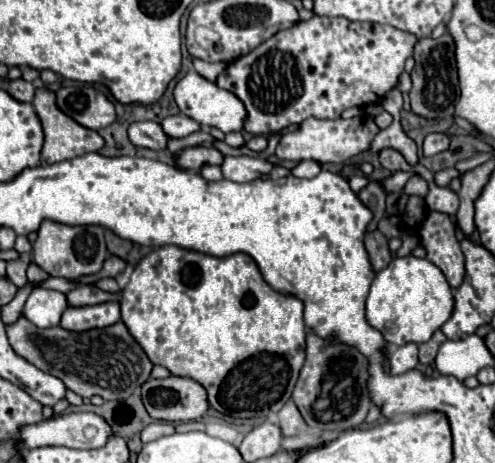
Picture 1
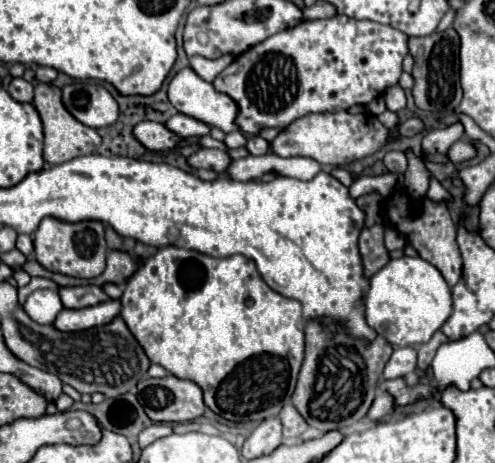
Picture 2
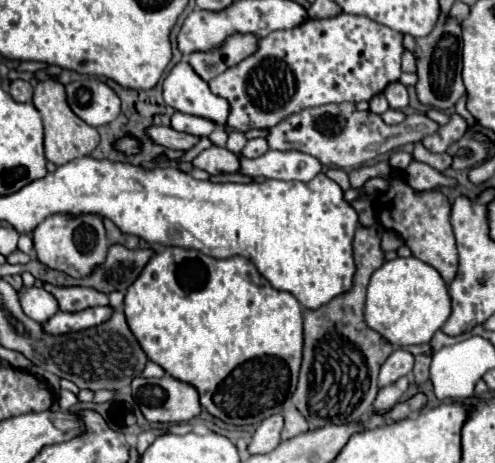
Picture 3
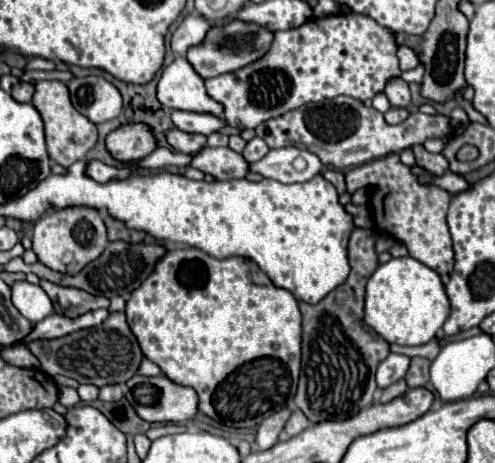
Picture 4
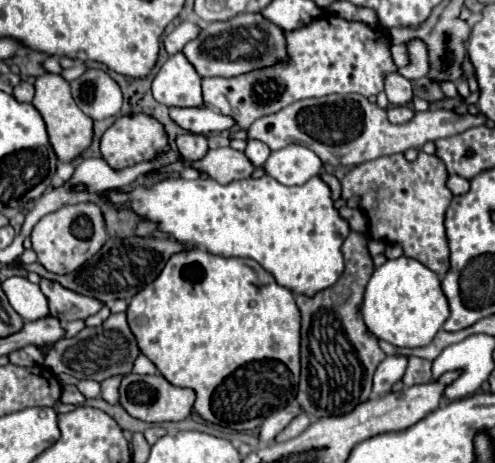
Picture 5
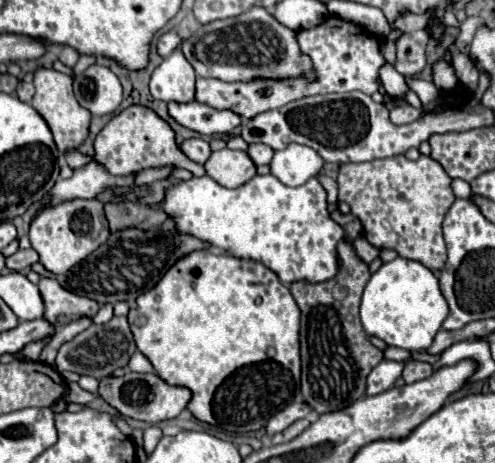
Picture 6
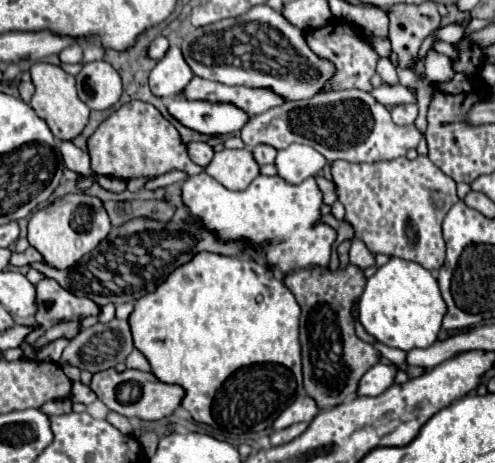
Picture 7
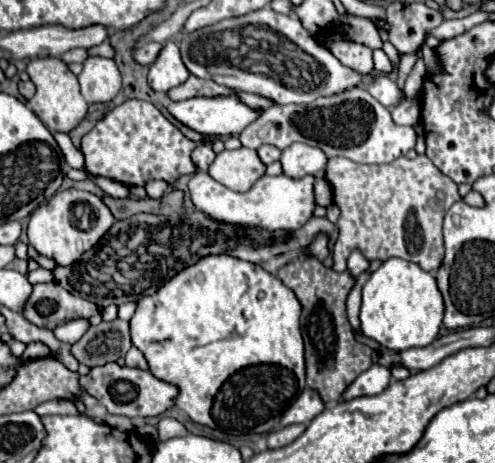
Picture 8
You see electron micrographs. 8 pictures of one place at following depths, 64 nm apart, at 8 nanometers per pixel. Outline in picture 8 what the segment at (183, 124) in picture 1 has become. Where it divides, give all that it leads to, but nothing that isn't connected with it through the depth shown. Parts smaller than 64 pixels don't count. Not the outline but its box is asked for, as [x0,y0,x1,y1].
[168,96,260,136]

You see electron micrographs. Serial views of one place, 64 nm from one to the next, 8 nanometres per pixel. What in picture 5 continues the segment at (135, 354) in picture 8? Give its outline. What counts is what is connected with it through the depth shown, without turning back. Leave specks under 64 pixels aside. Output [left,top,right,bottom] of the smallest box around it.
[134,354,158,374]

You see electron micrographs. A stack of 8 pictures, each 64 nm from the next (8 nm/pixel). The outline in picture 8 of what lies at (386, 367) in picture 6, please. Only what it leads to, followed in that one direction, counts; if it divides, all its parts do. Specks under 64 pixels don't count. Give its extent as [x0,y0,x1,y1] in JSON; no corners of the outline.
[344,364,392,400]

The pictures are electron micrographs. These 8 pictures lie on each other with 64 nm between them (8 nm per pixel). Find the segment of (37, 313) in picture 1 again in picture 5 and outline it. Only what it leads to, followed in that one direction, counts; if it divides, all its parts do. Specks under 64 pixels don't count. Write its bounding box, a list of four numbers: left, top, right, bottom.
[2,276,50,320]

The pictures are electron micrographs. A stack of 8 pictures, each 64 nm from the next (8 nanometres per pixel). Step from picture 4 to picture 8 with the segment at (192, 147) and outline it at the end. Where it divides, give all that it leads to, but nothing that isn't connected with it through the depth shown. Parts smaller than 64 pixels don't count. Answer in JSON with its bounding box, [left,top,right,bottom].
[192,144,216,172]

